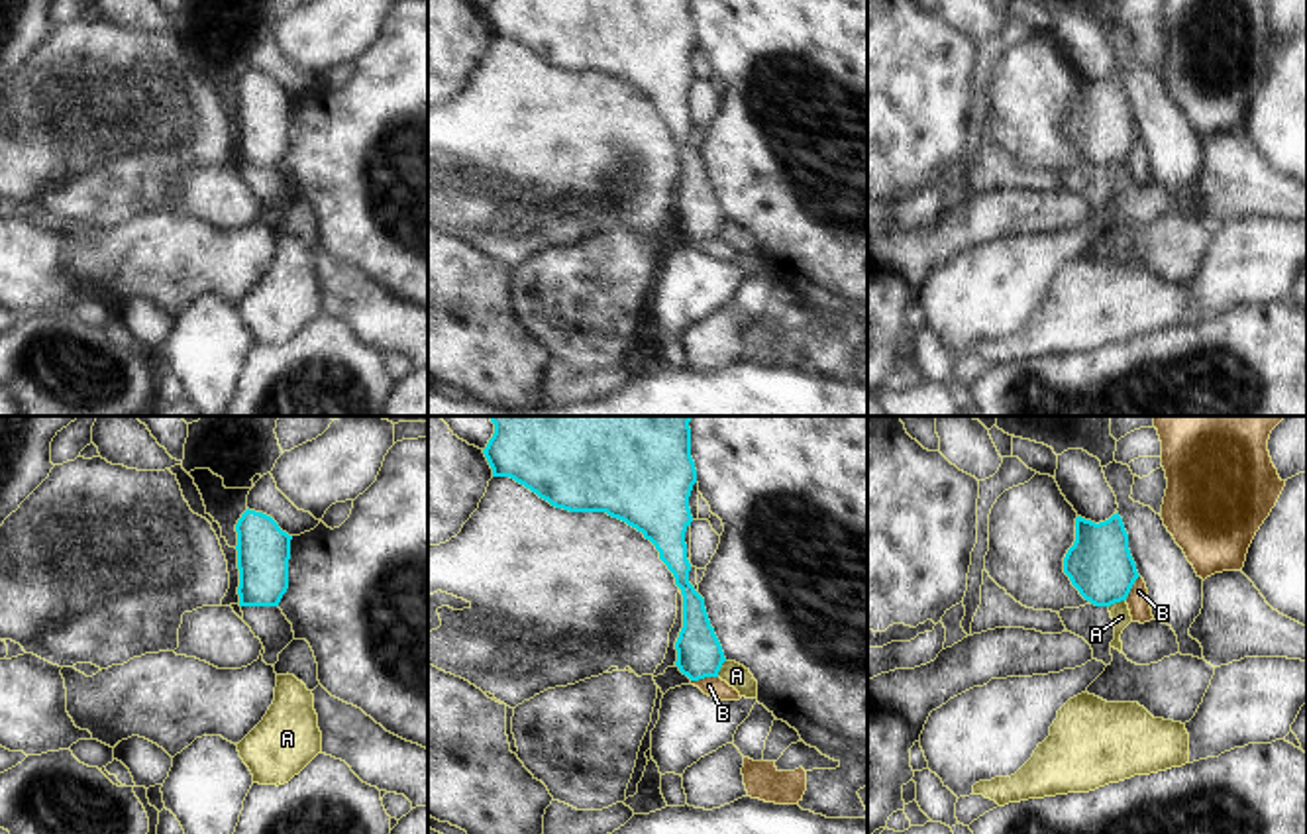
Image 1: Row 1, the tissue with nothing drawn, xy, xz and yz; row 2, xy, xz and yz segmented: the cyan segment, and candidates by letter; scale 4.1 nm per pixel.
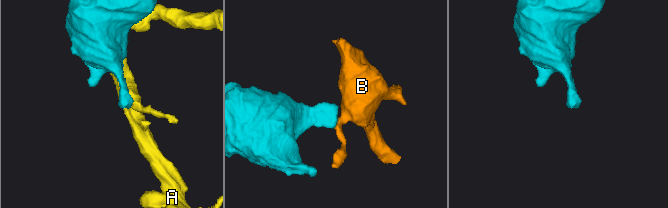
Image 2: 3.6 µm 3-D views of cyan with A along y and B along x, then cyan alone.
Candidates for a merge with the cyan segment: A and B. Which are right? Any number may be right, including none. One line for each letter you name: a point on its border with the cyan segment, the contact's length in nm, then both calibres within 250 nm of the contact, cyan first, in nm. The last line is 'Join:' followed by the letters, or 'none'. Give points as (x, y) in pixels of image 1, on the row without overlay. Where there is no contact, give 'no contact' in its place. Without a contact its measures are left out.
Join: none

